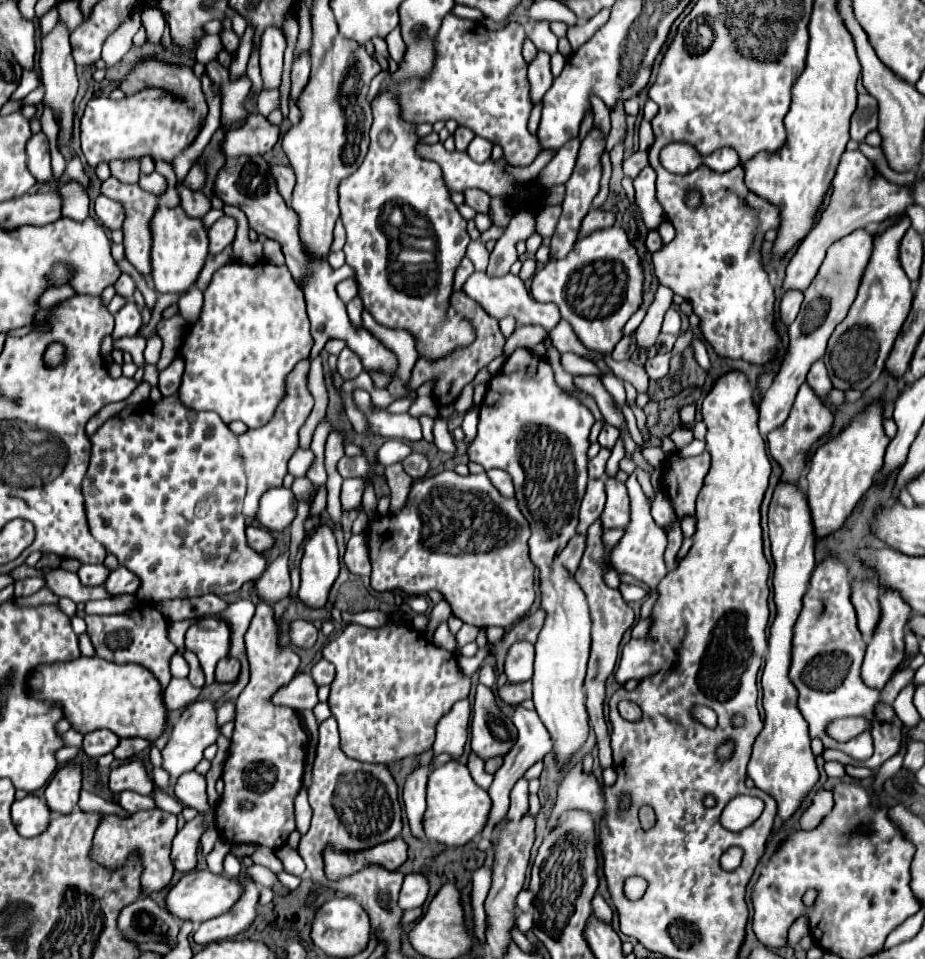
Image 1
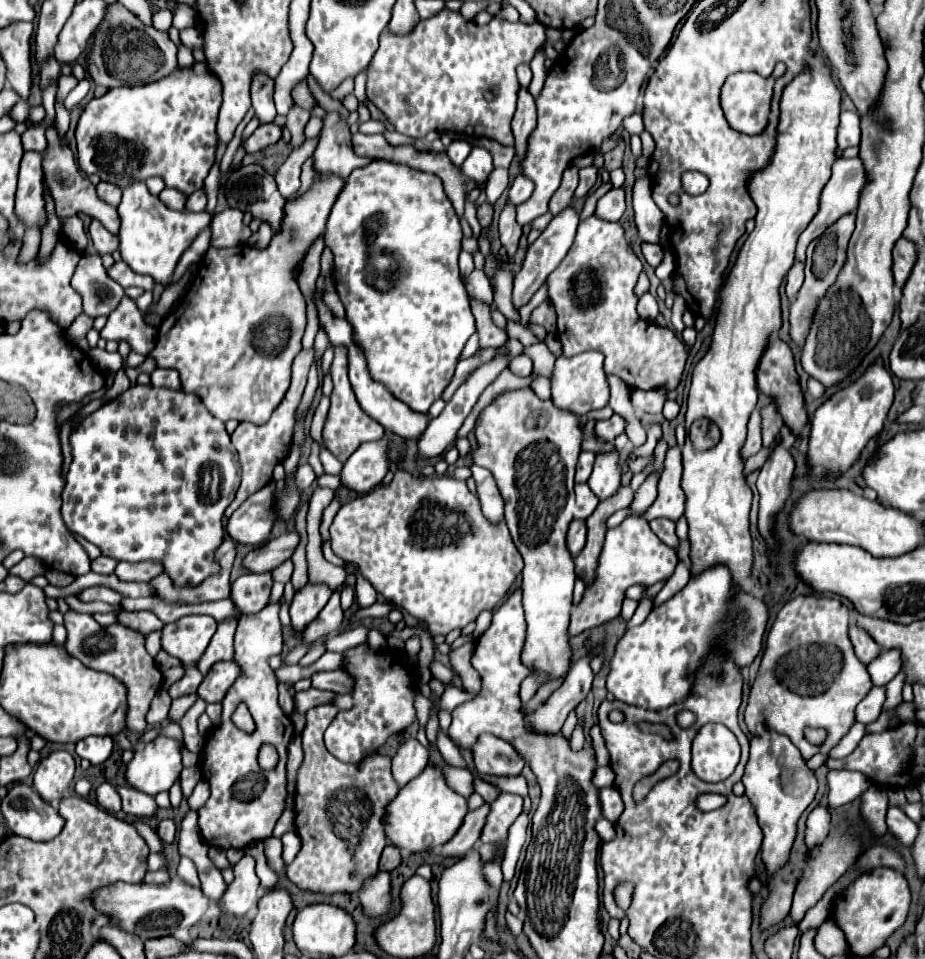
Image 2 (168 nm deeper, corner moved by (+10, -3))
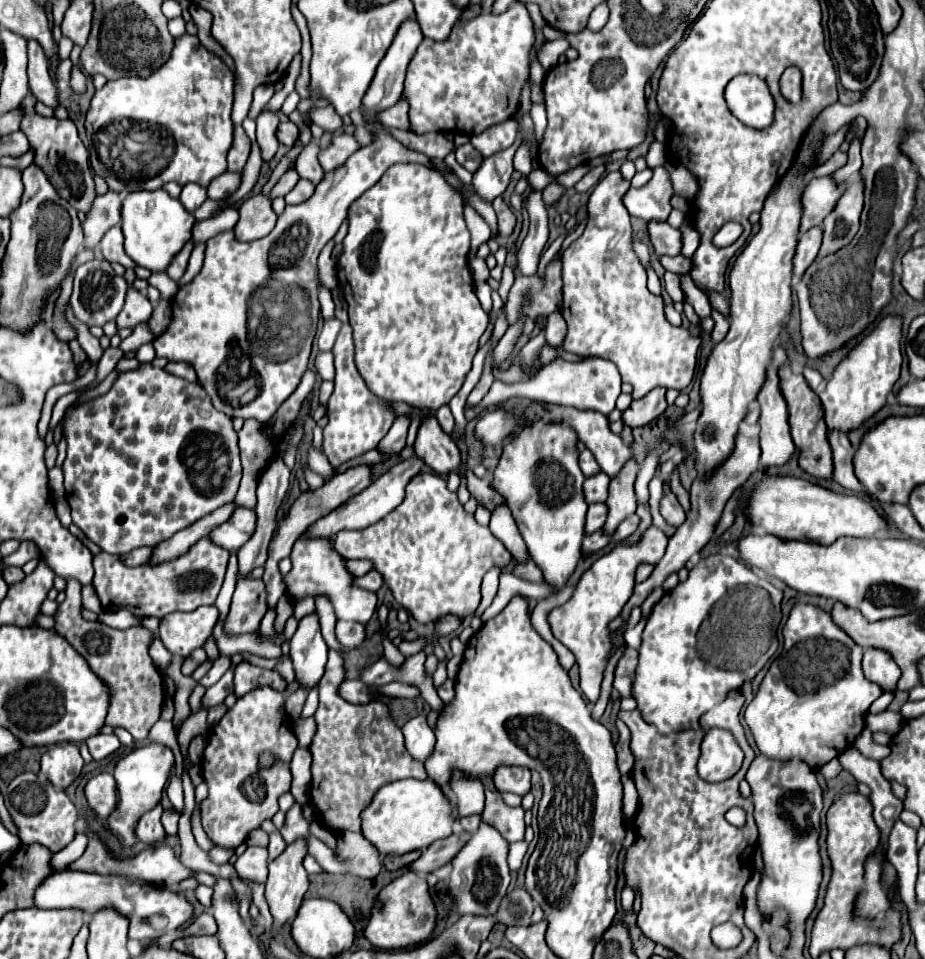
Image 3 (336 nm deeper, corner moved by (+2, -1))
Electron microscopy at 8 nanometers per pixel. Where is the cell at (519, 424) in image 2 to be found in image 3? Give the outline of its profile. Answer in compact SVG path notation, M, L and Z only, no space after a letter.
M546 416L536 426L522 430L518 438L506 440L492 484L506 498L530 556L544 572L546 584L562 588L580 560L588 504L582 492L584 474L578 466L576 434L568 424L548 420Z

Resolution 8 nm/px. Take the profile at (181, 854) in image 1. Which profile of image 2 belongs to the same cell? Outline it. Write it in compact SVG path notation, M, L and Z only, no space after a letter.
M162 820L158 824L158 836L164 844L172 844L176 840L176 832L178 830L176 830L176 824L172 820Z

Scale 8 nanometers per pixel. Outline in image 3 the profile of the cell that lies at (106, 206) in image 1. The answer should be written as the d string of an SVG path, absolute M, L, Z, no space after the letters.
M114 226L106 232L106 236L100 242L100 250L108 262L122 264L124 268L136 268L136 262L132 262L132 258L128 258L128 254L124 252L124 236L120 226Z

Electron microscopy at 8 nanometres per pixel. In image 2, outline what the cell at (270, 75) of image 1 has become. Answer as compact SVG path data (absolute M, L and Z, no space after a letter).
M256 72L256 76L252 78L250 94L252 94L252 108L256 110L260 122L272 122L276 116L272 92L274 92L274 80L270 76L264 76L262 72Z

